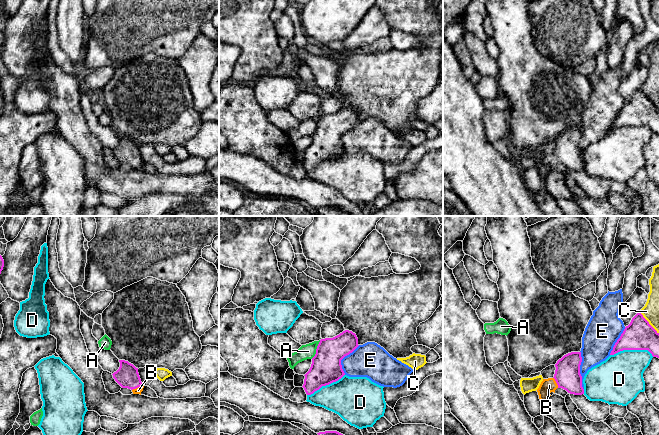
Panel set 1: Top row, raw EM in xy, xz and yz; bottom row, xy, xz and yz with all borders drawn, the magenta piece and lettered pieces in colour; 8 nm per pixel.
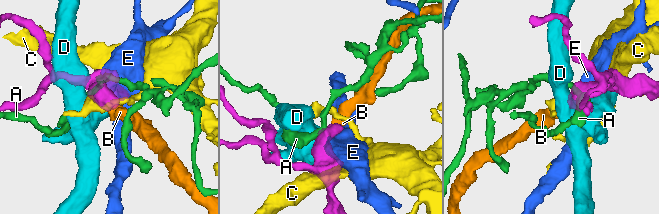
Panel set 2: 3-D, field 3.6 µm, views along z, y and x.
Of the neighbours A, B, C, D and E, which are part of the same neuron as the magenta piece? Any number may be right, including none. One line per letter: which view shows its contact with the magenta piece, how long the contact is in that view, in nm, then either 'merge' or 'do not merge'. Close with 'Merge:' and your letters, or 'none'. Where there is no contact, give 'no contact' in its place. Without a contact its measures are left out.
A: meets magenta in xz; contact 170 nm long; do not merge
B: meets magenta in yz; contact 100 nm long; merge
C: meets magenta in yz; contact 240 nm long; do not merge
D: meets magenta in yz; contact 360 nm long; do not merge
E: meets magenta in yz; contact 320 nm long; do not merge
Merge: B

